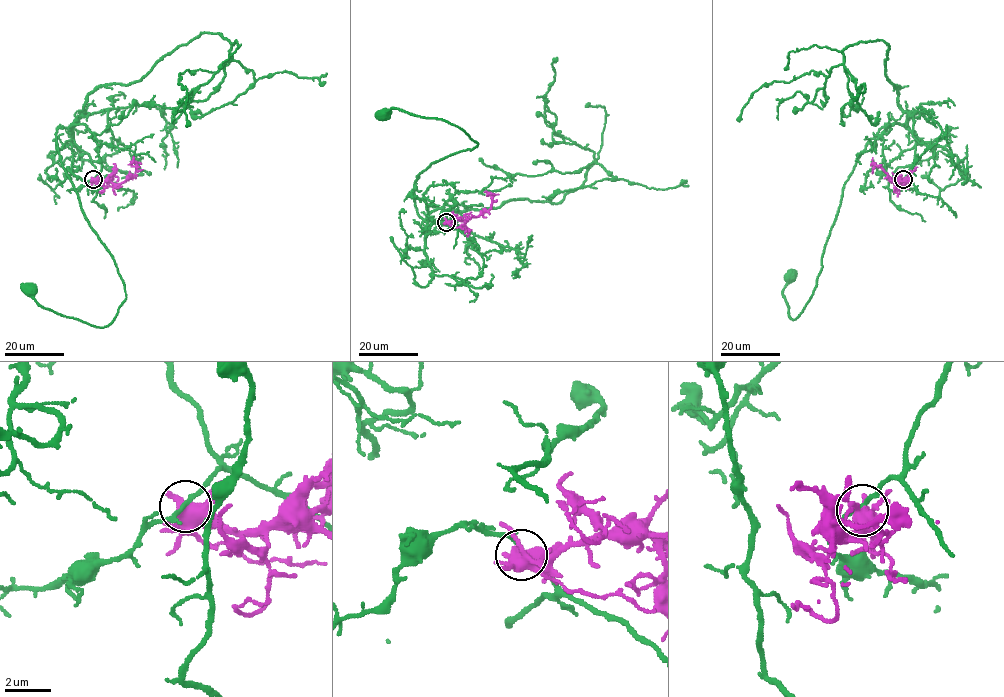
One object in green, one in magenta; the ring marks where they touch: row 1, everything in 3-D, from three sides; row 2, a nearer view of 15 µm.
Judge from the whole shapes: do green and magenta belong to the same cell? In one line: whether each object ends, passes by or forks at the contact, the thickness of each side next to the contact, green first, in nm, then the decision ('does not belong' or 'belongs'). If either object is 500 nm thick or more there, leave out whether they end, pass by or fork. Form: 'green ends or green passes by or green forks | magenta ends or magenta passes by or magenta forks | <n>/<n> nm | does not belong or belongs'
green passes by | magenta forks | 170/480 nm | does not belong

